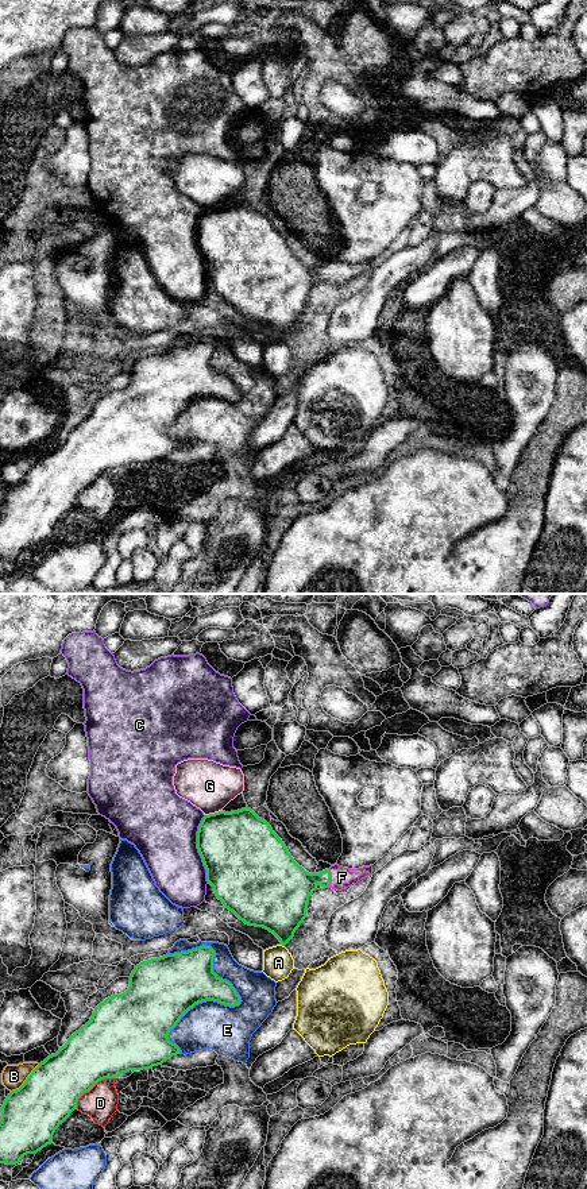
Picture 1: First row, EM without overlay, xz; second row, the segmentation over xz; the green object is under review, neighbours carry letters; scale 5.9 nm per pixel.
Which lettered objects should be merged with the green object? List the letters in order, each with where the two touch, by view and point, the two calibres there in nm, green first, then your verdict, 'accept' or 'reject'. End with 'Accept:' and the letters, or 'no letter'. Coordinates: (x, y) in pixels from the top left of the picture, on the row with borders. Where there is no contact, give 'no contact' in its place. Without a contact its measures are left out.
A: xz (282, 945) | 340/180 nm | reject
B: xz (26, 1080) | 360/140 nm | reject
C: xz (197, 848) | 460/400 nm | reject
D: xz (92, 1087) | 360/200 nm | reject
E: xz (224, 1004) | 280/280 nm | reject
F: xz (329, 879) | 280/130 nm | accept
G: xz (213, 814) | 440/300 nm | reject
Accept: F

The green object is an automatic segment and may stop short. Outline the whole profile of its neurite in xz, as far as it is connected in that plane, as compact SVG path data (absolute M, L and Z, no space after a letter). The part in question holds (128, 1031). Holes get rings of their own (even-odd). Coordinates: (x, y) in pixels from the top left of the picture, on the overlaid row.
M202 945L136 965L130 976L128 989L100 1003L90 1020L76 1031L55 1054L40 1062L19 1089L8 1095L0 1109L0 1163L16 1165L24 1155L36 1154L51 1144L55 1130L77 1108L78 1099L99 1081L116 1078L130 1070L151 1069L162 1065L173 1055L181 1054L179 1047L170 1042L167 1035L196 1004L213 1000L229 1007L239 1005L242 1000L232 984L213 972L215 956L216 953L211 946Z

